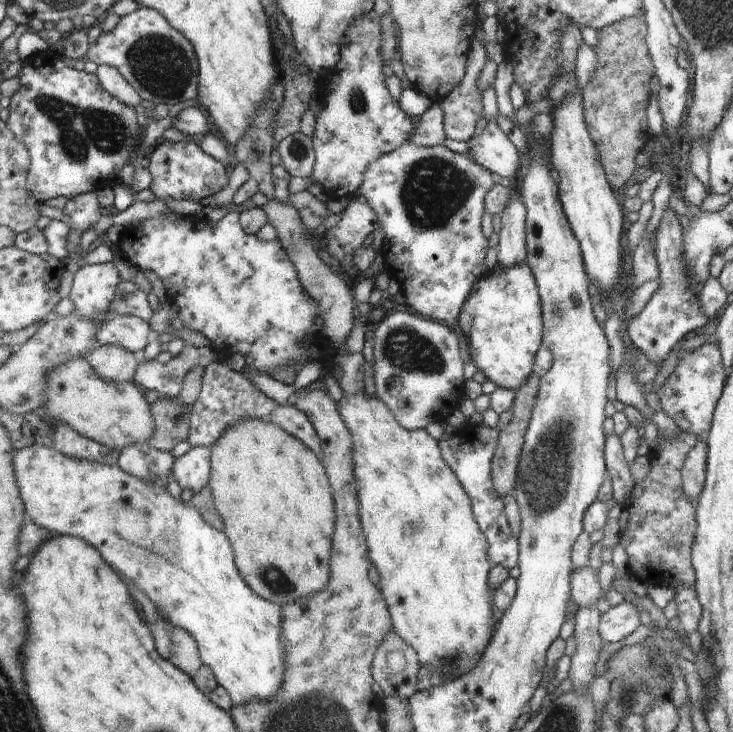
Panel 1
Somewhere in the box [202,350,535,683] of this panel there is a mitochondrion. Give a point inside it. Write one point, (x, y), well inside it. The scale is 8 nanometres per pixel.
(271, 575)

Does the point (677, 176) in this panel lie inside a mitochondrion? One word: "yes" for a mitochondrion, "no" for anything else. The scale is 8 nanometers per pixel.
no

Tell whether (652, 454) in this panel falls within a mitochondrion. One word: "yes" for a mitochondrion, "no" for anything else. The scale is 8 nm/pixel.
no

